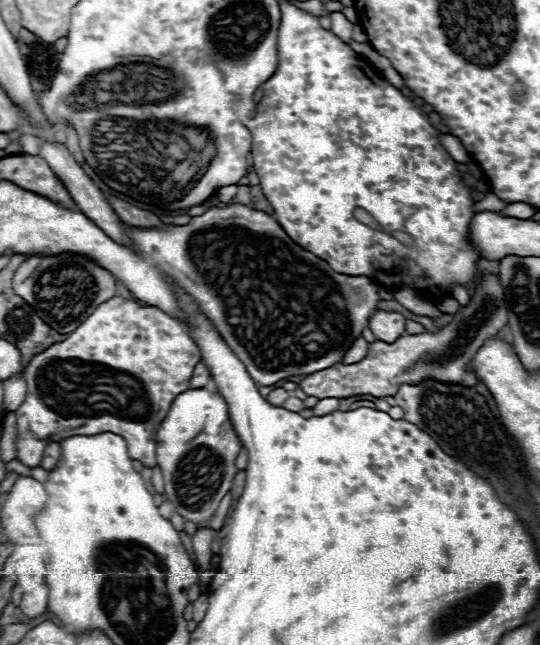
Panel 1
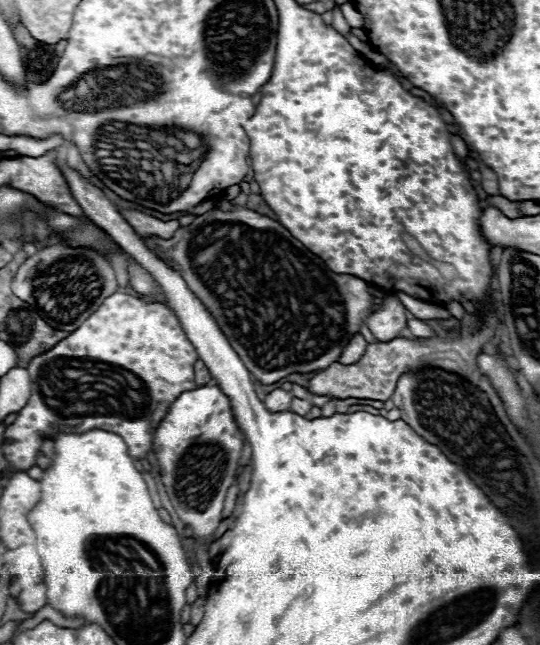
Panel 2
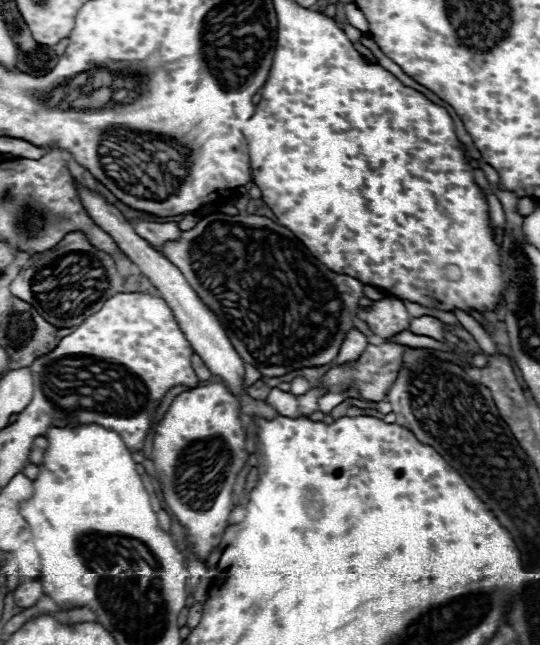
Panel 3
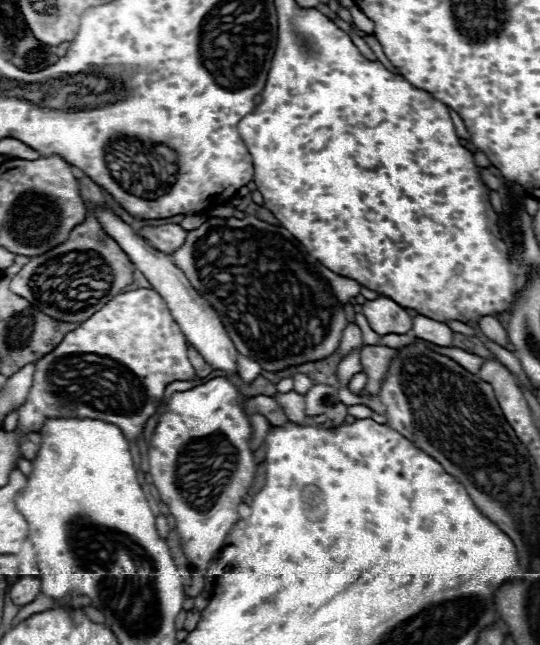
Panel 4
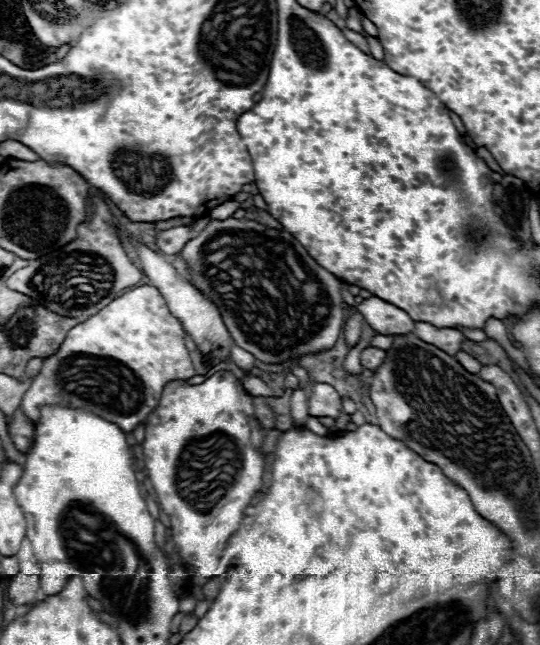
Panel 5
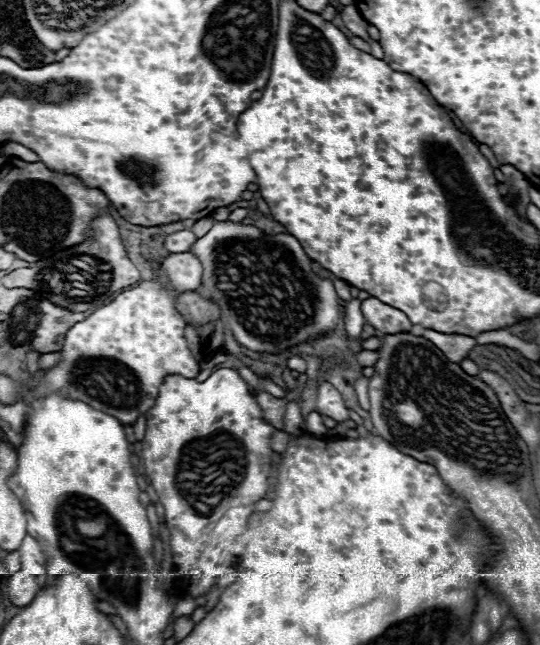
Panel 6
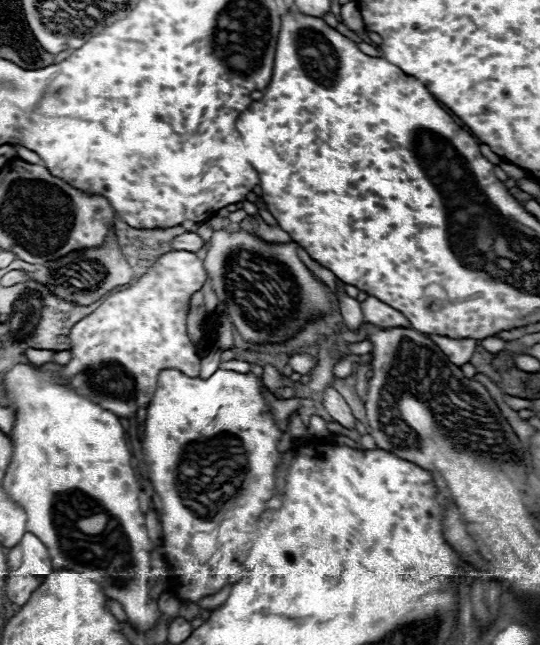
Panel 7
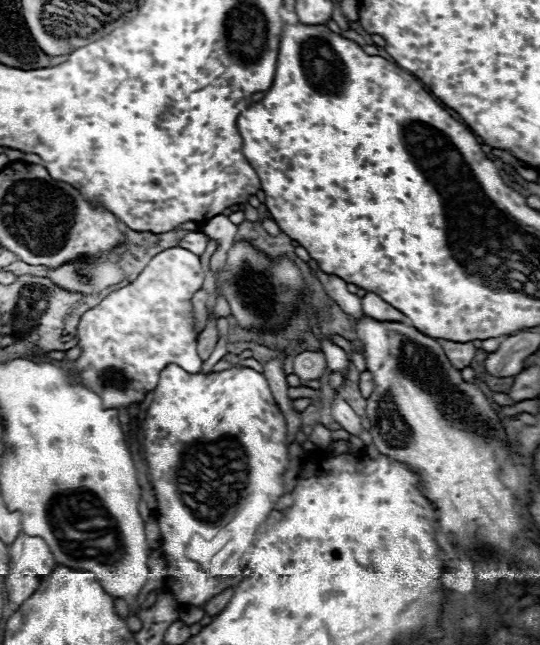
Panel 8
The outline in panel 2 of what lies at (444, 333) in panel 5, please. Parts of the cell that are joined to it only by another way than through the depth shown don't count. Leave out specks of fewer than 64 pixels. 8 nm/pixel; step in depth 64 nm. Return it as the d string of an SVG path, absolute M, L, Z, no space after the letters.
M410 318L410 320L408 320L408 332L410 332L412 336L416 336L416 338L426 338L426 336L434 336L432 328L430 328L428 324L424 324L422 320L418 320L418 318Z

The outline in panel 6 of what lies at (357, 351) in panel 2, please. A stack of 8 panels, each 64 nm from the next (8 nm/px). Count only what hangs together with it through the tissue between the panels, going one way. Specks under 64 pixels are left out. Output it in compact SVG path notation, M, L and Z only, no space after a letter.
M358 298L346 302L344 306L344 324L346 324L346 332L348 338L358 338L364 326L364 316L360 309L361 301Z

